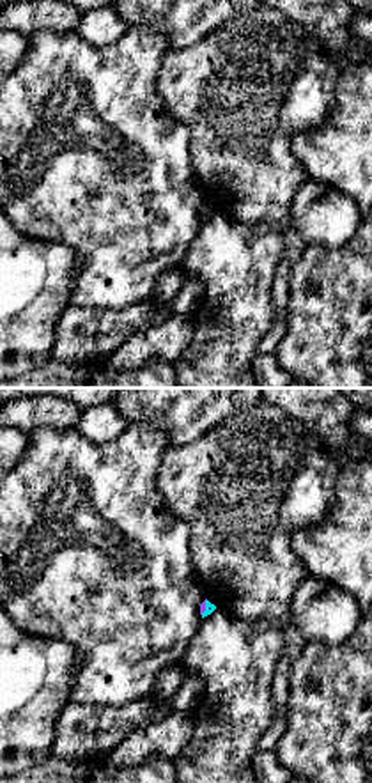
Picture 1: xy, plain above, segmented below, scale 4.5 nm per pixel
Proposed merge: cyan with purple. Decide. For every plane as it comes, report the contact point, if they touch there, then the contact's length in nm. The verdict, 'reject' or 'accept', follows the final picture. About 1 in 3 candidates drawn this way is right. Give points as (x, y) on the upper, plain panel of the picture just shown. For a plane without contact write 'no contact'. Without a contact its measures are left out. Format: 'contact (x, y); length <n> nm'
contact (206, 209); length 80 nm

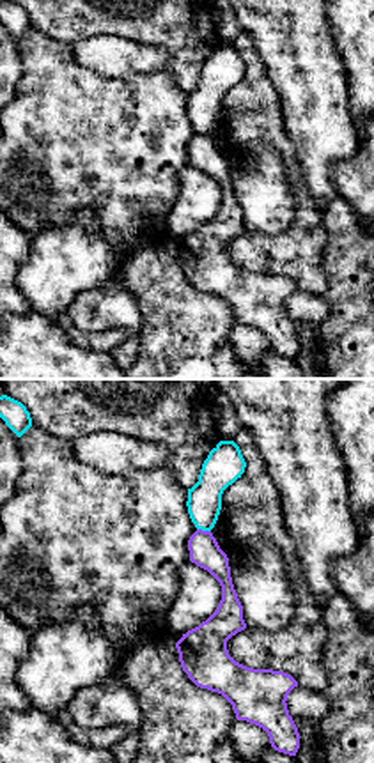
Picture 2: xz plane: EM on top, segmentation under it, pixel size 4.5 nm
contact (204, 133); length 70 nm

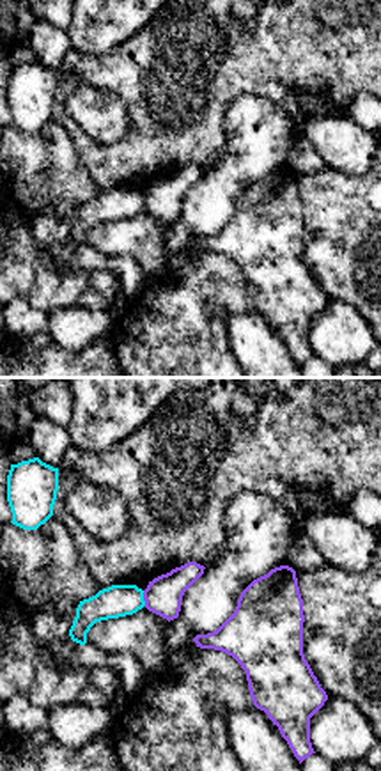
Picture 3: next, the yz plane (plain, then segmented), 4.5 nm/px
contact (142, 201); length 70 nm

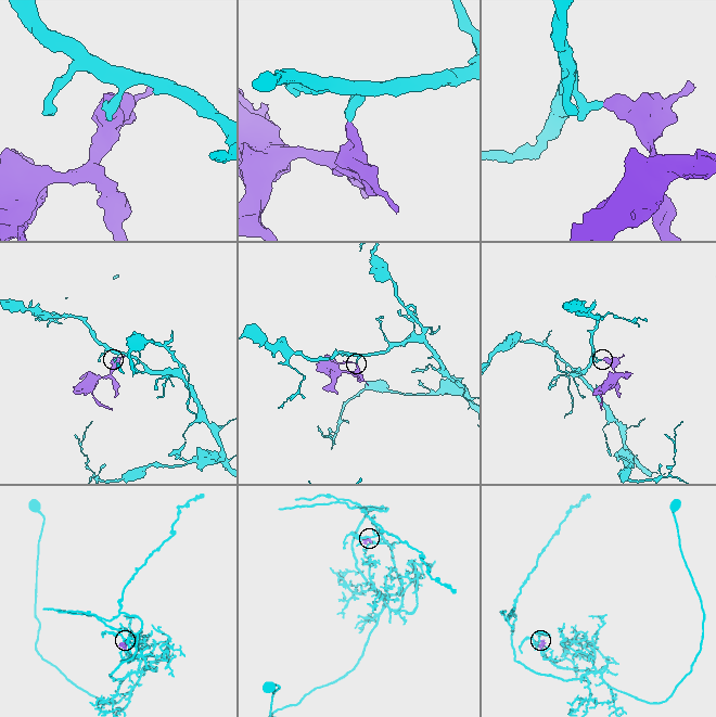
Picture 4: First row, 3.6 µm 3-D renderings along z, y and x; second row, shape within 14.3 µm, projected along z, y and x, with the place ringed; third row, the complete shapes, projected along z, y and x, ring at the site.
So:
reject

